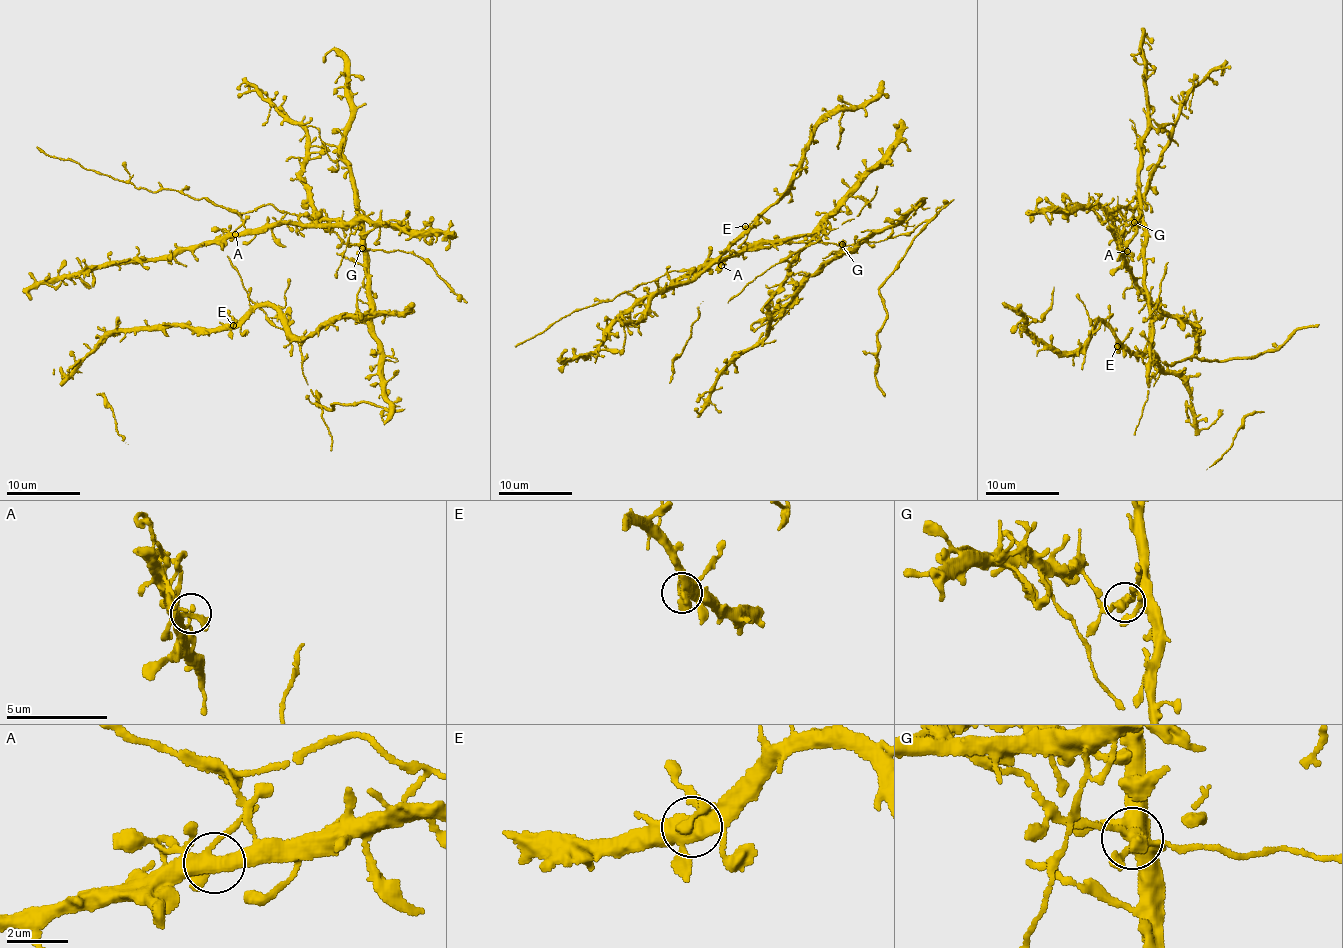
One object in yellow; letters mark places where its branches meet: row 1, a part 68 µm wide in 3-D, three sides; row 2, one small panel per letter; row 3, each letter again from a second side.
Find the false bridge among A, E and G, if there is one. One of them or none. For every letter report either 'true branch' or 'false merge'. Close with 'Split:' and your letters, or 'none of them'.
A: true branch
E: true branch
G: false merge
Split: G

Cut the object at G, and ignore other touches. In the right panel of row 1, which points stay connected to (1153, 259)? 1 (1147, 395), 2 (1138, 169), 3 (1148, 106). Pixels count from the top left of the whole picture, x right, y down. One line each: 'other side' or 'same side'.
1: other side
2: same side
3: same side

